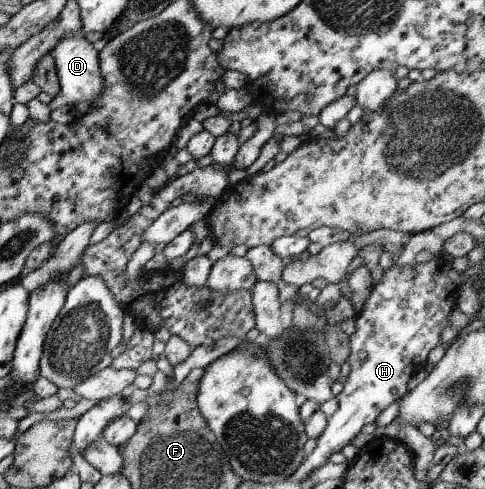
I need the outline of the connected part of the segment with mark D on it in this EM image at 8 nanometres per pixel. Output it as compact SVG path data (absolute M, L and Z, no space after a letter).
M79 30L70 33L53 48L49 54L53 58L57 77L59 93L47 104L50 112L64 107L66 105L74 106L81 102L85 102L88 106L93 103L103 91L103 82L99 69L98 52L93 50L92 44L87 42L83 37L83 32Z

